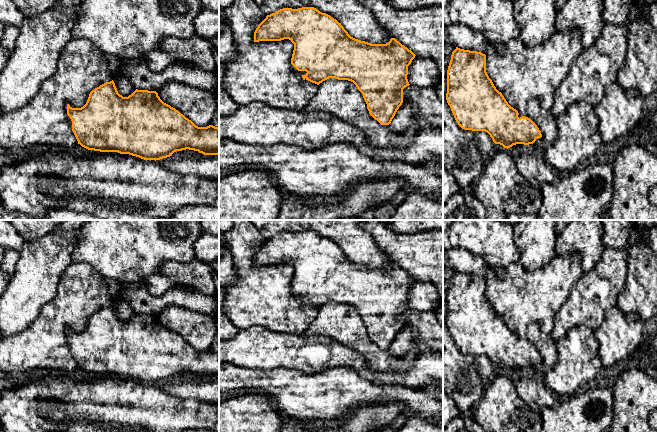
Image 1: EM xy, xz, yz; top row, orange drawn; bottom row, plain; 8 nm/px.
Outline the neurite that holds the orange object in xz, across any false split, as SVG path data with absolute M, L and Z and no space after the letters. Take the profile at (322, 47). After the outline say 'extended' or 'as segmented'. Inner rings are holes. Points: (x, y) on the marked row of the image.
M314 7L283 8L267 15L254 32L254 42L289 39L294 44L291 58L292 70L304 80L319 85L329 78L353 82L362 93L369 114L381 125L389 125L403 103L403 89L409 86L408 66L415 54L395 38L386 44L371 44L351 37L336 19Z; extended

